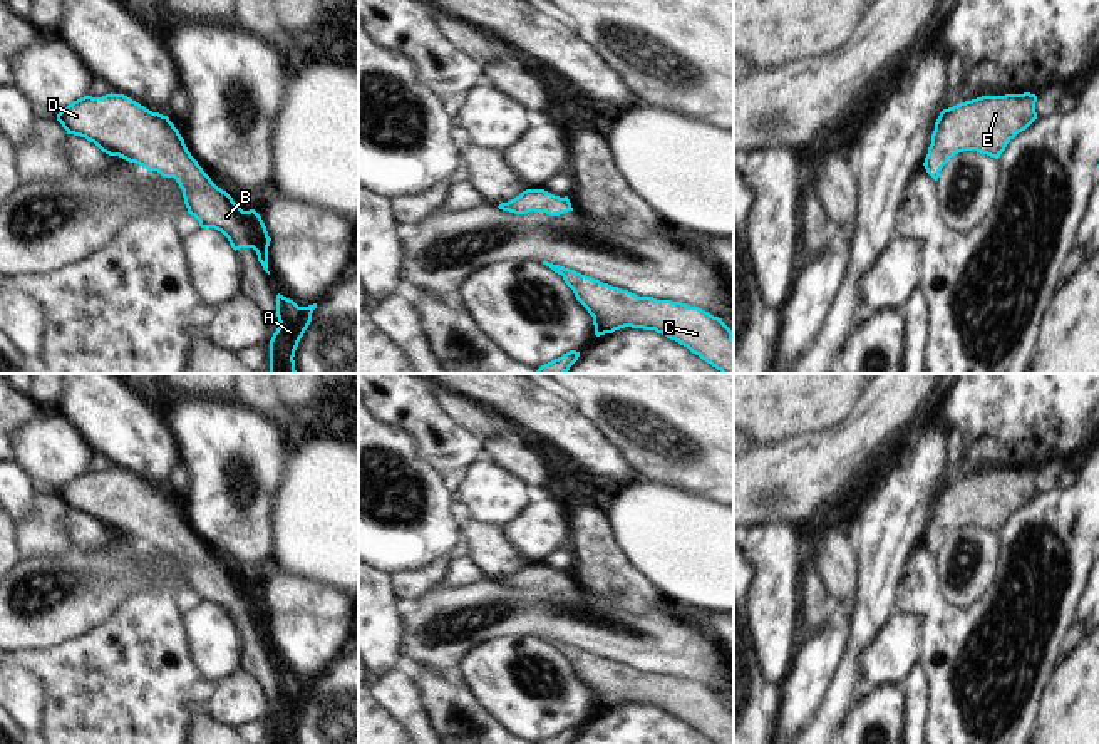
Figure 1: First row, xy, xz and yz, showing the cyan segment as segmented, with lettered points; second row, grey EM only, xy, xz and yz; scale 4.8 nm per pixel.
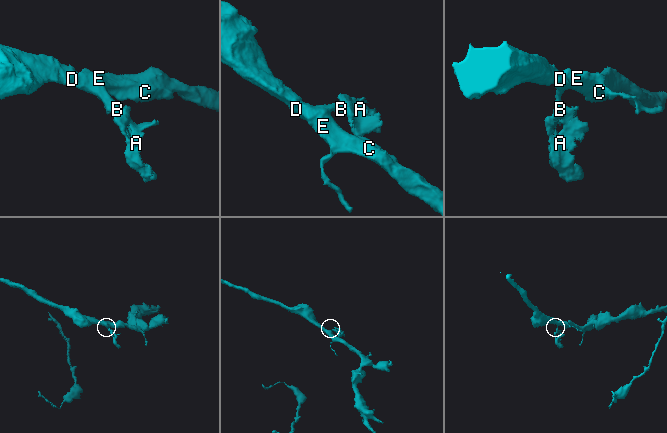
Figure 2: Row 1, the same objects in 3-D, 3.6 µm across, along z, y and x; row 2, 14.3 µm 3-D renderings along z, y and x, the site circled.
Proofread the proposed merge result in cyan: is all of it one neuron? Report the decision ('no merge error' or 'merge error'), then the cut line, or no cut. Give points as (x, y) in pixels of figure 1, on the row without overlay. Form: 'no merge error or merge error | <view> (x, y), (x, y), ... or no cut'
no merge error | no cut

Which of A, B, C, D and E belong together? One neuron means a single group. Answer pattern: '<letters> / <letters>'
A B C D E

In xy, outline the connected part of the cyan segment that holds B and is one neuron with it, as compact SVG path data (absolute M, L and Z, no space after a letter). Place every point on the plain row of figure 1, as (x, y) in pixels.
M111 468L102 473L84 471L74 476L57 489L57 496L67 509L85 513L109 531L119 531L147 546L157 546L163 553L174 553L183 565L188 590L194 592L201 603L221 607L235 627L253 623L263 645L270 650L268 622L271 613L261 592L255 585L243 586L226 566L211 556L191 531L184 514L168 491L152 488L124 469Z

